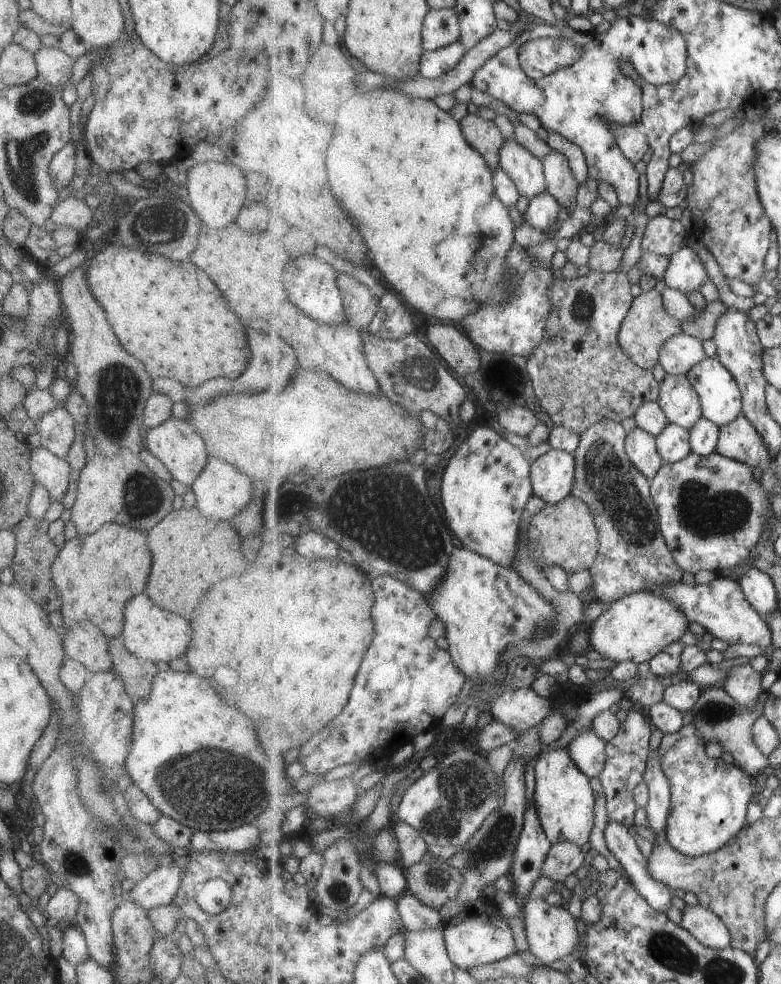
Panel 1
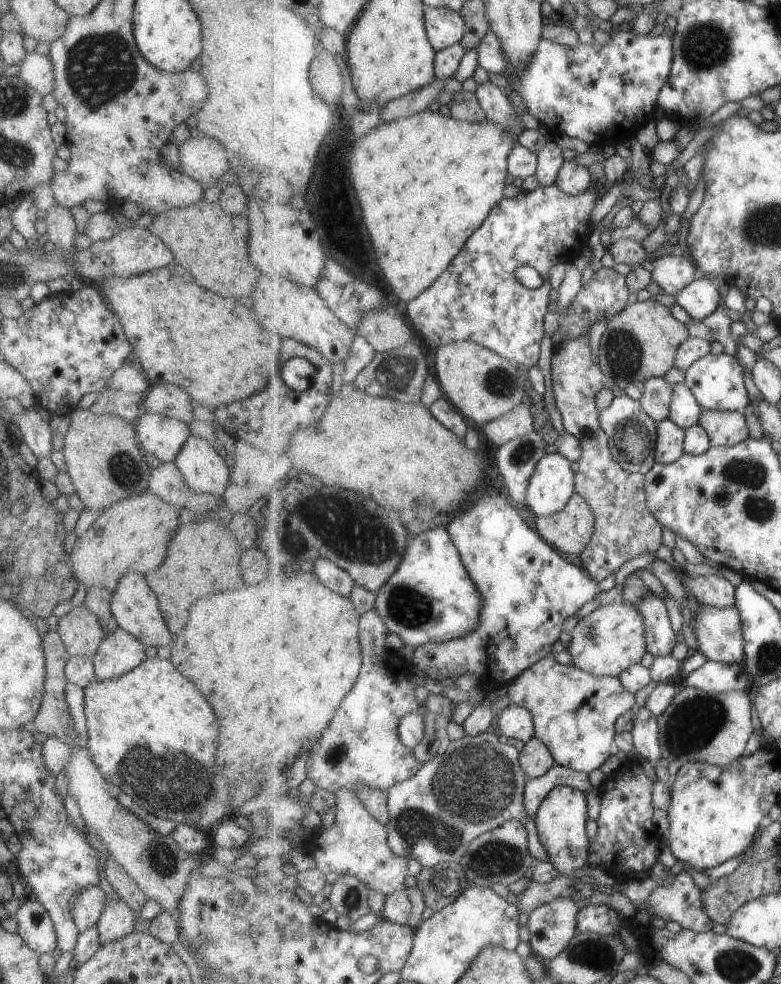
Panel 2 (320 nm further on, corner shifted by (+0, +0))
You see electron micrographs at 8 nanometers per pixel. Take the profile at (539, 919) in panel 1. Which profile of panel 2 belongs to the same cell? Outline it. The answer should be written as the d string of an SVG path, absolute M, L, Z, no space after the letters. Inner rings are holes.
M559 897L530 912L527 927L531 934L531 951L545 963L559 956L578 933L579 906L570 897Z

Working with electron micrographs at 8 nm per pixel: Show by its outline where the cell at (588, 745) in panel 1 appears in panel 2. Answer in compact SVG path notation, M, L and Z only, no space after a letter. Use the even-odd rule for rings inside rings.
M555 653L527 668L509 684L511 702L532 712L536 737L549 747L557 765L593 772L615 752L616 722L638 702L619 677L599 676L572 665L559 664Z

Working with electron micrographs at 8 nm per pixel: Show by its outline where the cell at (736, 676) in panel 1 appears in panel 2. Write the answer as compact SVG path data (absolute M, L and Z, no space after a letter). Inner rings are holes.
M697 602L697 608L694 610L694 626L693 631L697 636L698 651L707 660L727 664L744 663L746 659L744 627L741 611L736 604L718 607Z

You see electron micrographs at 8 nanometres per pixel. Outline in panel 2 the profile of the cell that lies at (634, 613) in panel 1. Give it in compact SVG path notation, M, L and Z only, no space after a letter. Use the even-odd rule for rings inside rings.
M618 600L603 605L580 619L570 634L567 651L573 660L573 666L593 675L619 677L629 667L641 662L648 651L643 613L636 604L627 605Z

